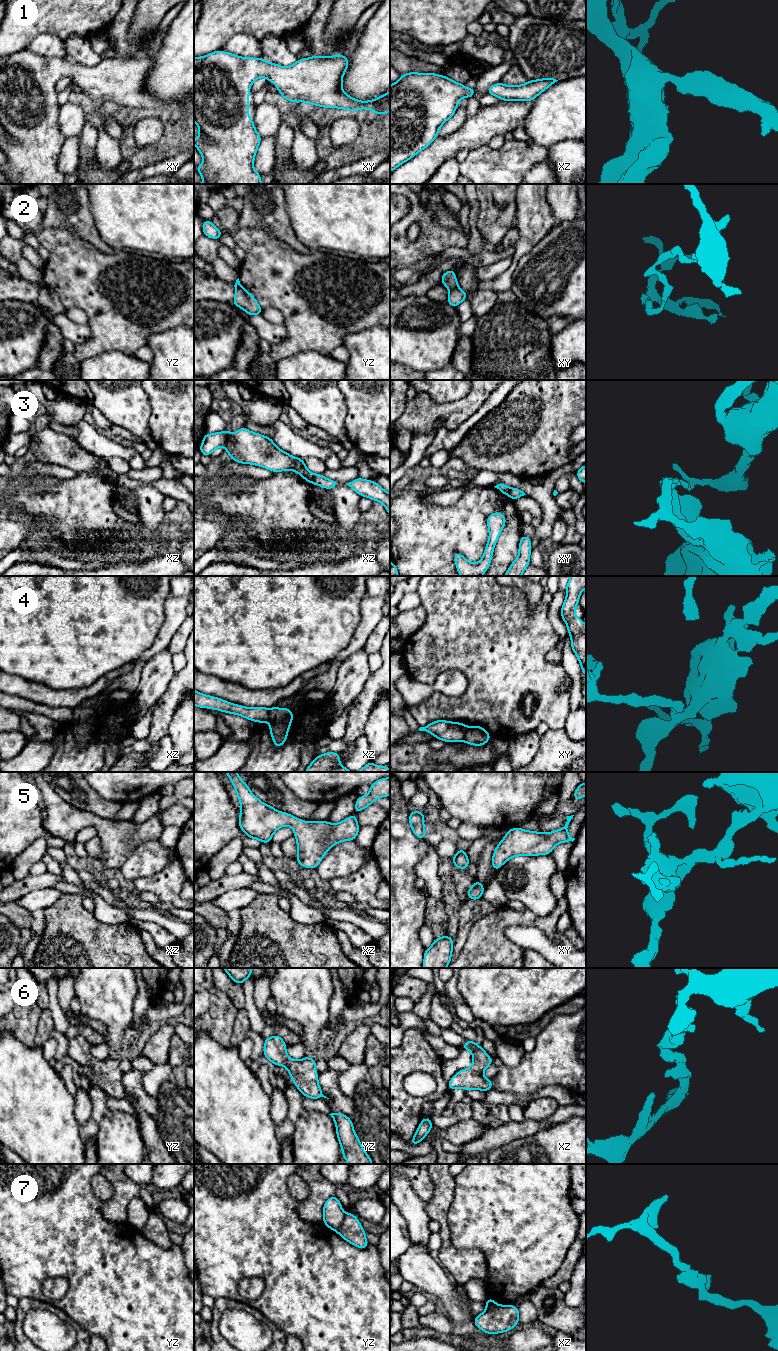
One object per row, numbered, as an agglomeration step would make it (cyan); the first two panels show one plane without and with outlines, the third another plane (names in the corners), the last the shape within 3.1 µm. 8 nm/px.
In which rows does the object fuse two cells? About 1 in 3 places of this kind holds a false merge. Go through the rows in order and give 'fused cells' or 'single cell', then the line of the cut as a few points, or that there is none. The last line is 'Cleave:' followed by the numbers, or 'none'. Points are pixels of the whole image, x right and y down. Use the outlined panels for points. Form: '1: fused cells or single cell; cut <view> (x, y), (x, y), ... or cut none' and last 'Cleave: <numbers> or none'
1: single cell; cut none
2: fused cells; cut xy (457, 286), (450, 290)
3: fused cells; cut xz (315, 475), (311, 482)
4: fused cells; cut xz (270, 709), (267, 721)
5: single cell; cut none
6: single cell; cut none
7: fused cells; cut yz (345, 1214), (342, 1223), (336, 1231)
Cleave: 2, 3, 4, 7

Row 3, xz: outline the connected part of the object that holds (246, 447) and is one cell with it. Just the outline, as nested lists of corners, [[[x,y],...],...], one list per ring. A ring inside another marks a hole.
[[[246,427],[240,428],[236,433],[228,430],[205,433],[199,450],[202,455],[210,456],[221,446],[229,453],[229,457],[238,463],[253,464],[272,472],[292,470],[309,483],[312,483],[315,477],[315,474],[306,468],[304,460],[282,451],[271,438],[251,432]]]

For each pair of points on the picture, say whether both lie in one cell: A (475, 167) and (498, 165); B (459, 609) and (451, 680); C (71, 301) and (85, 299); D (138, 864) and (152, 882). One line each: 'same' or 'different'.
A: same
B: different
C: same
D: different

